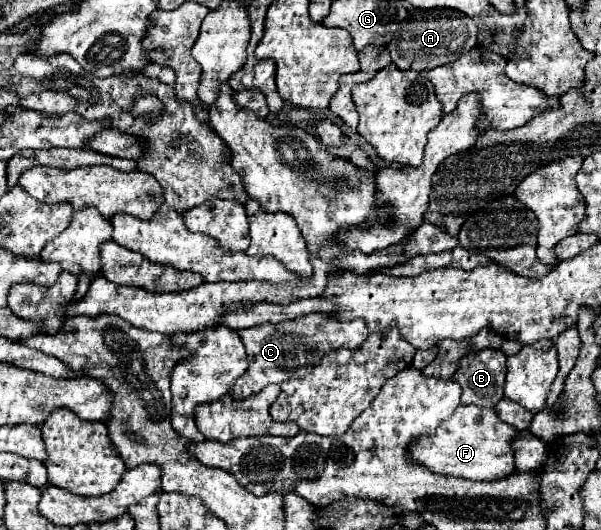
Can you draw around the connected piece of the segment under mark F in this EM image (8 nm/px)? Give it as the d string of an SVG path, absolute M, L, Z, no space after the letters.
M459 405L451 419L443 421L431 437L419 437L409 455L413 461L425 465L433 473L465 477L477 481L495 481L515 473L515 427L503 423L495 409L483 409L475 405Z

